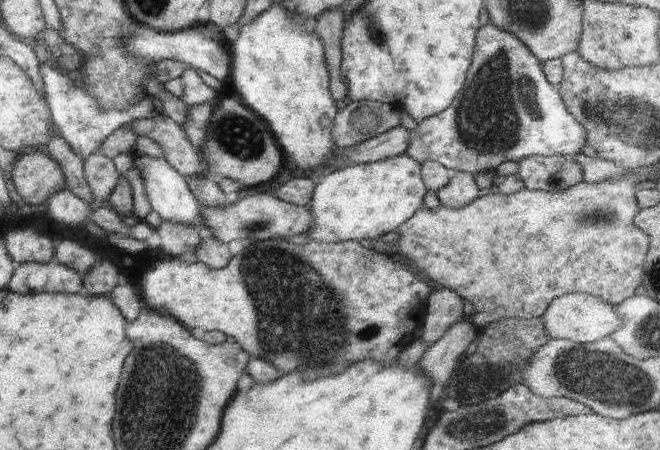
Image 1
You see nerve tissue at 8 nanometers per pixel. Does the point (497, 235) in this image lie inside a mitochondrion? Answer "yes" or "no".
no

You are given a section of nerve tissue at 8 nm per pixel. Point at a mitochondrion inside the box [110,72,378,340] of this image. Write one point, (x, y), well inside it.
(241, 136)

